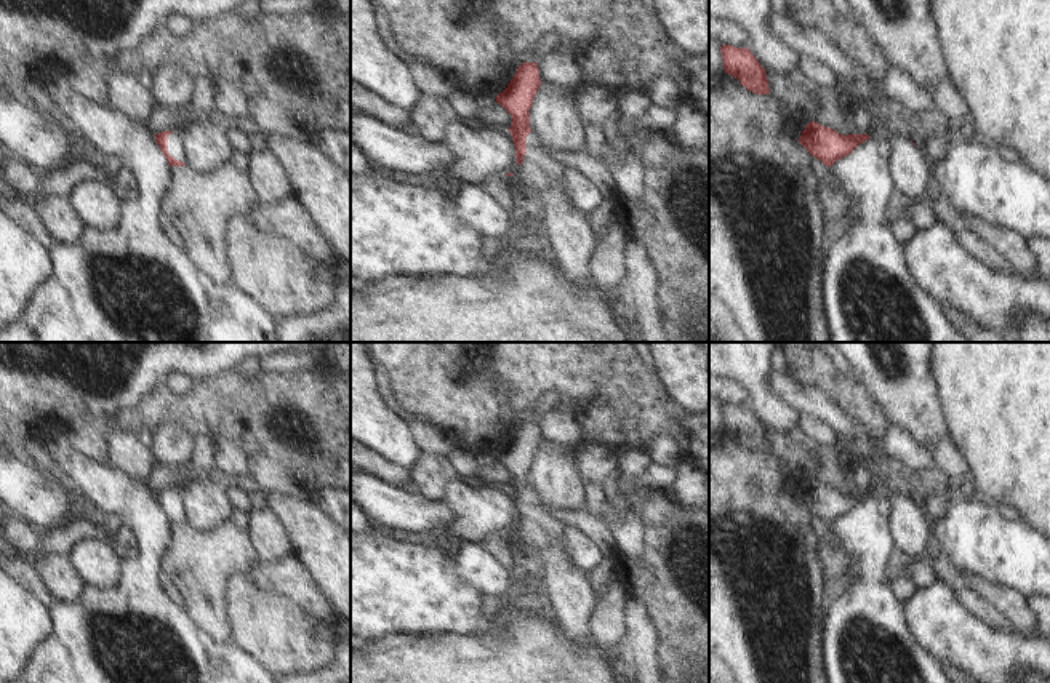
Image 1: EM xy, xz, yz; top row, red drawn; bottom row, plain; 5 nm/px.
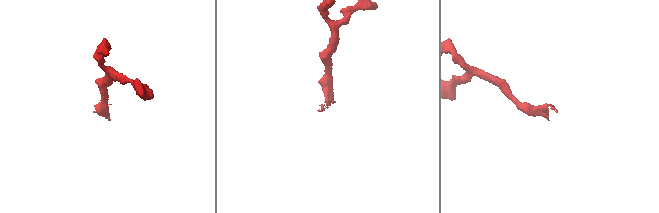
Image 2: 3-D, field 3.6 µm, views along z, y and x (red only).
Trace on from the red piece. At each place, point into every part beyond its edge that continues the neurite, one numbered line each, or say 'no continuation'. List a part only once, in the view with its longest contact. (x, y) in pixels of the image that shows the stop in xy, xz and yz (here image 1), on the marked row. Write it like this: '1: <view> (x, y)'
1: xy (176, 146)

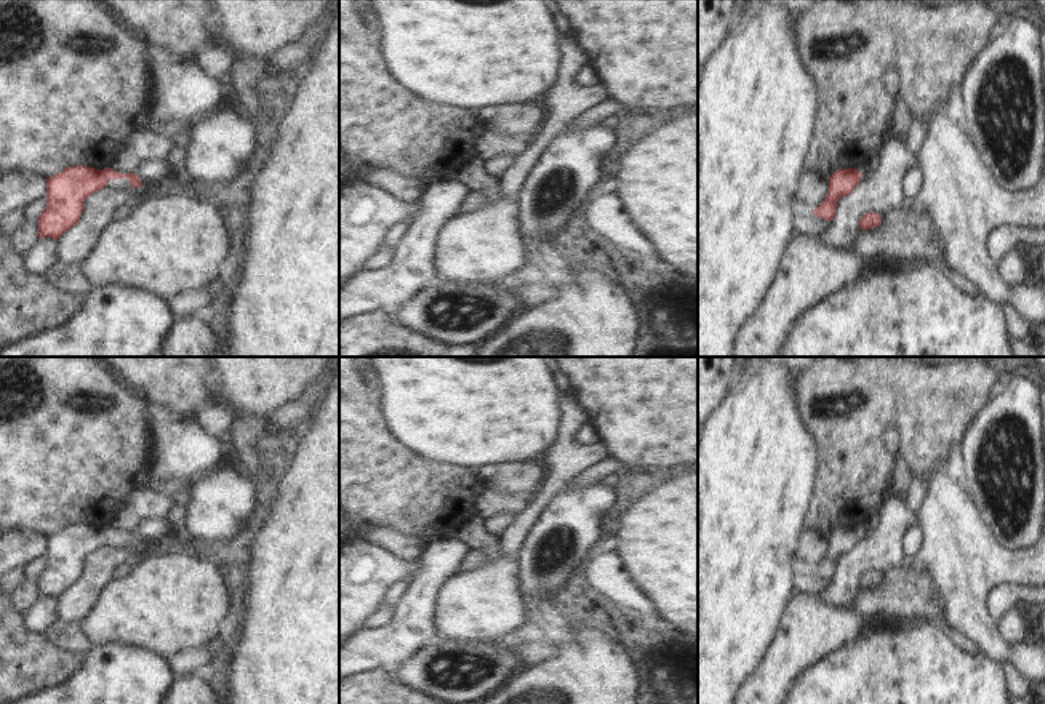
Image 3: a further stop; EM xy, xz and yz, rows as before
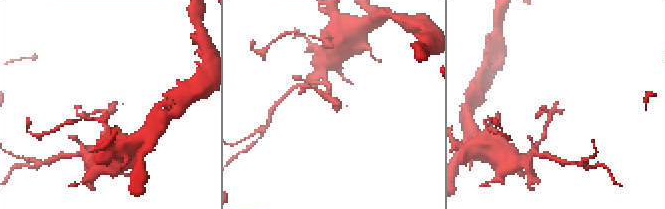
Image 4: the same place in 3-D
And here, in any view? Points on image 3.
1: xy (120, 184)

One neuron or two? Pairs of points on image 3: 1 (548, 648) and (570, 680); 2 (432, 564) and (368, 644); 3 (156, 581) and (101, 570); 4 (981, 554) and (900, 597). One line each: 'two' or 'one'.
1: two
2: one
3: two
4: two

